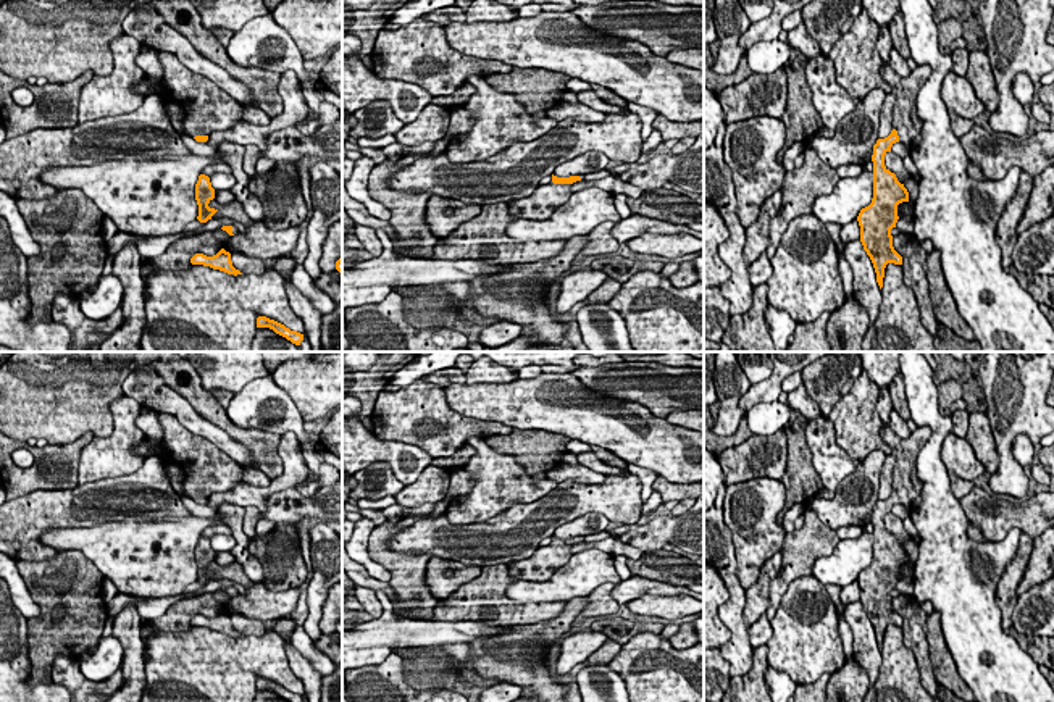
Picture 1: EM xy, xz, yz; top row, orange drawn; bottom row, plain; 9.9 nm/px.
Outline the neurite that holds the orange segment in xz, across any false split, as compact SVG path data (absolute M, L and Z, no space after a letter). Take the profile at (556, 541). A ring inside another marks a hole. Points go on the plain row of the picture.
M579 537L557 539L539 547L531 557L508 563L508 575L521 581L547 581L560 566L571 558L571 545L581 542Z

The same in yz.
M880 426L880 436L889 445L894 457L893 492L888 499L878 500L873 507L873 560L860 571L857 583L860 587L860 604L870 618L876 644L883 649L885 629L888 625L902 626L902 618L893 608L891 591L899 581L897 566L909 563L909 554L885 528L885 516L896 504L907 510L922 494L923 484L917 478L915 462L918 452L928 442L931 429L917 426L907 439L901 439L891 426Z

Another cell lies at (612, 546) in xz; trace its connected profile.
M610 536L605 537L604 541L599 541L599 542L573 544L571 554L575 555L575 554L579 554L579 552L589 550L589 549L599 549L602 552L612 554L613 557L625 555L626 558L631 558L631 560L639 560L644 554L641 549L629 545L629 544L625 544L625 542L613 539Z

